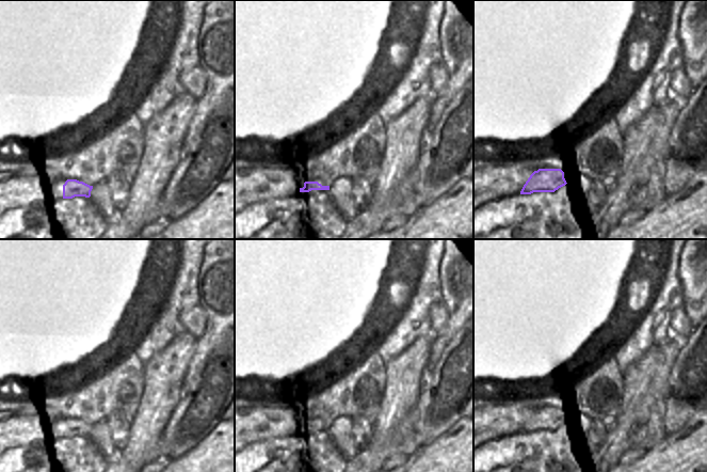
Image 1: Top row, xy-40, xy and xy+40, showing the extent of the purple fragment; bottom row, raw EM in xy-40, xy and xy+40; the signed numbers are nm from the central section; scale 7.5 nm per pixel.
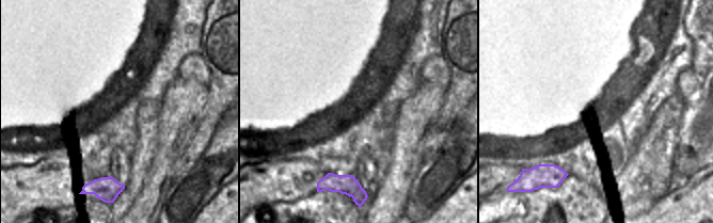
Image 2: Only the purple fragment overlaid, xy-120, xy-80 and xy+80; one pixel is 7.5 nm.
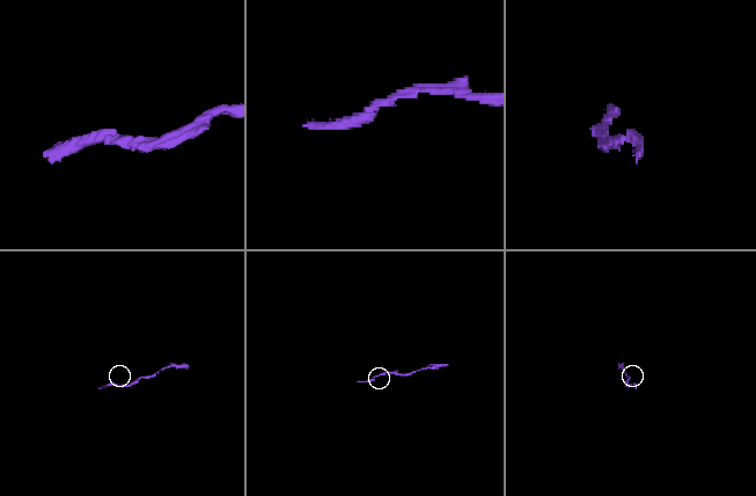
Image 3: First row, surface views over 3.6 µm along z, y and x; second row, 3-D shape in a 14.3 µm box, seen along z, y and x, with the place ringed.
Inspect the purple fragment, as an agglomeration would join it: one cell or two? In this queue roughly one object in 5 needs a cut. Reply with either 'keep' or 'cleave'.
keep

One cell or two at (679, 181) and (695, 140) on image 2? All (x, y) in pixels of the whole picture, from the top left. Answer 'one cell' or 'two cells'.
one cell

